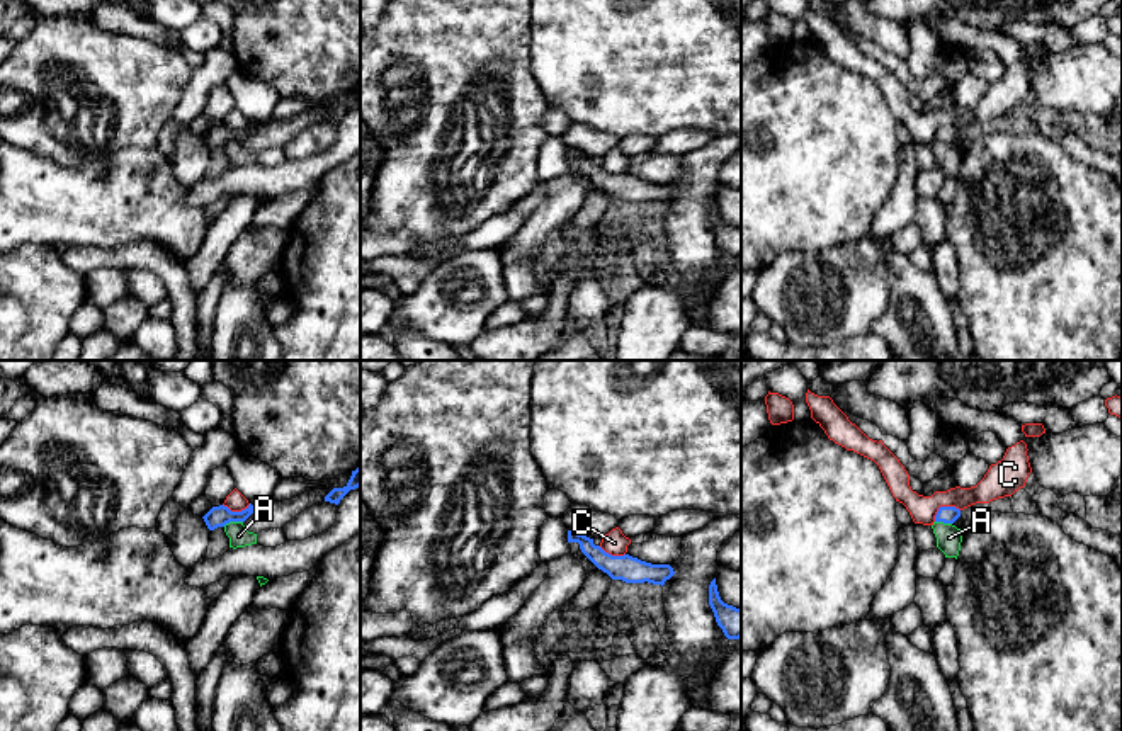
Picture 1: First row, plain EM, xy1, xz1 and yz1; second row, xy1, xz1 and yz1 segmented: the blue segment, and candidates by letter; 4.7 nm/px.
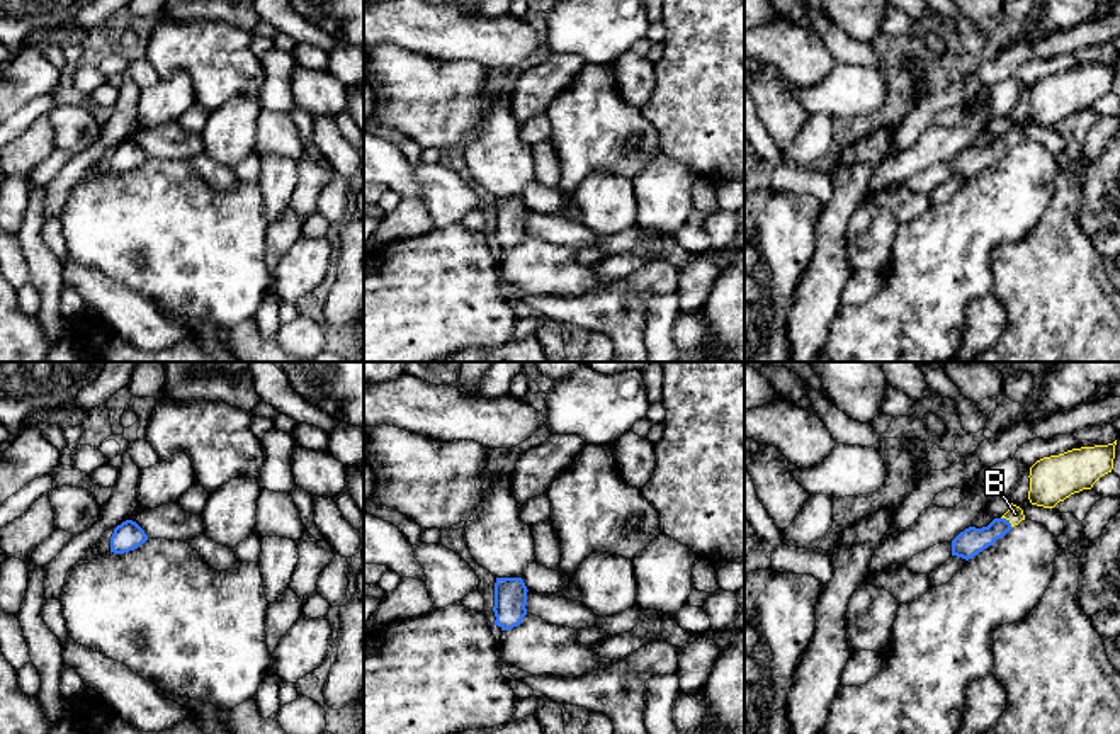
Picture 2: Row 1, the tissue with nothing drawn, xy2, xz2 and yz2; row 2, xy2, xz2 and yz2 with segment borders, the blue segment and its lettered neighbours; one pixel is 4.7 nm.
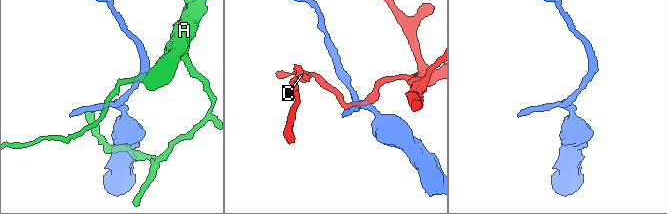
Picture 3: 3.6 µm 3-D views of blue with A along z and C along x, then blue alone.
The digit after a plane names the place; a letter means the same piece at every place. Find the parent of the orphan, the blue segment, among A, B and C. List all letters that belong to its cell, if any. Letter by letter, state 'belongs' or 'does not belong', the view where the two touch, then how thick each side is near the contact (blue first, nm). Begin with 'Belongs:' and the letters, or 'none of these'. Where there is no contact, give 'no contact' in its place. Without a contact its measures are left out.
Belongs: B
A: does not belong; meets blue in xy1; 100 nm thick on the blue side, 100 nm on the other
B: belongs; meets blue in yz2; 130 nm thick on the blue side, 80 nm on the other
C: does not belong; meets blue in yz1; 80 nm thick on the blue side, 130 nm on the other

